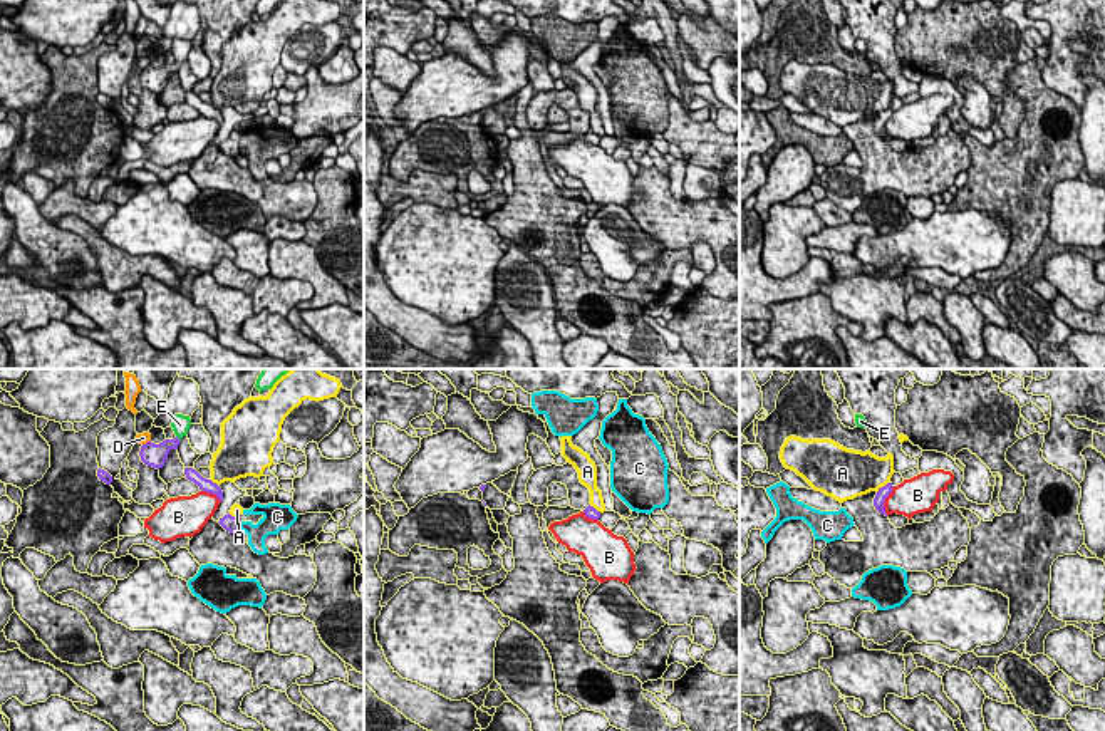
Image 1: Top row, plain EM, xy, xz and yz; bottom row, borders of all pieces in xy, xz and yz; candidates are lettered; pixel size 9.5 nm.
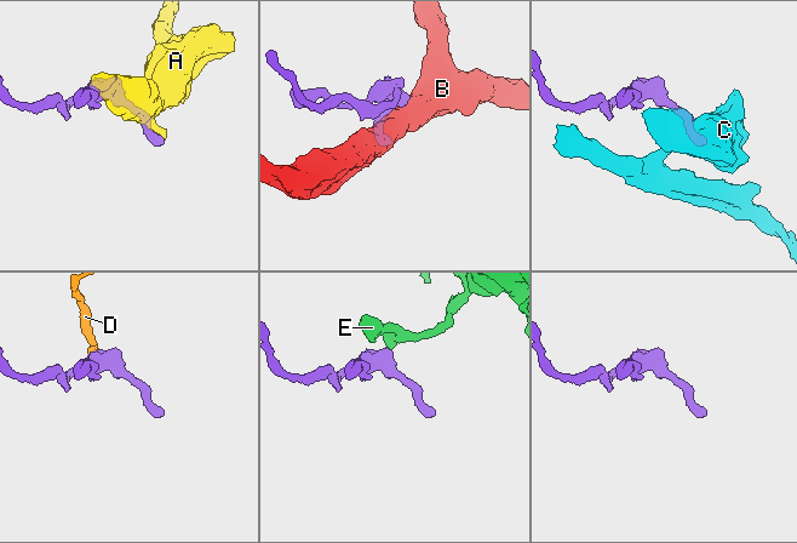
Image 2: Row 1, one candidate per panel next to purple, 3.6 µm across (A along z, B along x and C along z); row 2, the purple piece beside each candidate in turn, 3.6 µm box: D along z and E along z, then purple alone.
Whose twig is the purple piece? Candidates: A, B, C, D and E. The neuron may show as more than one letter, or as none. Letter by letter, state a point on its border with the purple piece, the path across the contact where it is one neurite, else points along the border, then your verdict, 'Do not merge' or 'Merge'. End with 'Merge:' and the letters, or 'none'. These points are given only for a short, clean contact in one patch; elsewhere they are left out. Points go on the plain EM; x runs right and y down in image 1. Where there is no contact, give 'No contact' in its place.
A: Touches purple at yz (882, 111). Do not merge
B: Touches purple at yz (884, 126). Boundary: yz (894, 111), (884, 128), (886, 139). Do not merge
C: Touches purple at xy (238, 151). Boundary: xy (238, 148), (240, 153). Do not merge
D: Touches purple at xy (148, 66). Boundary: xy (150, 64), (143, 69). Do not merge
E: Touches purple at xy (176, 62). Path across: xy (156, 79), (176, 62), (180, 49). Merge
Merge: E

